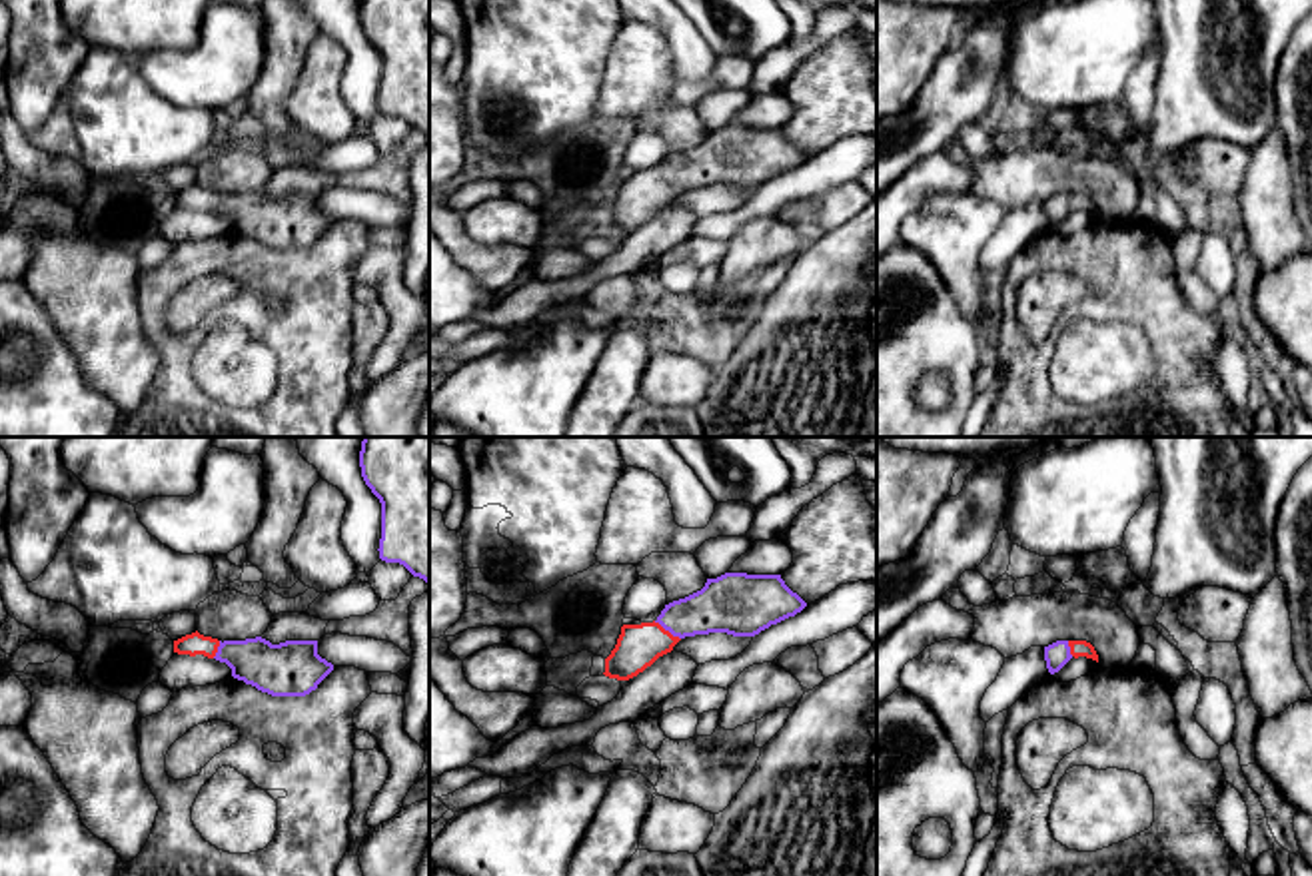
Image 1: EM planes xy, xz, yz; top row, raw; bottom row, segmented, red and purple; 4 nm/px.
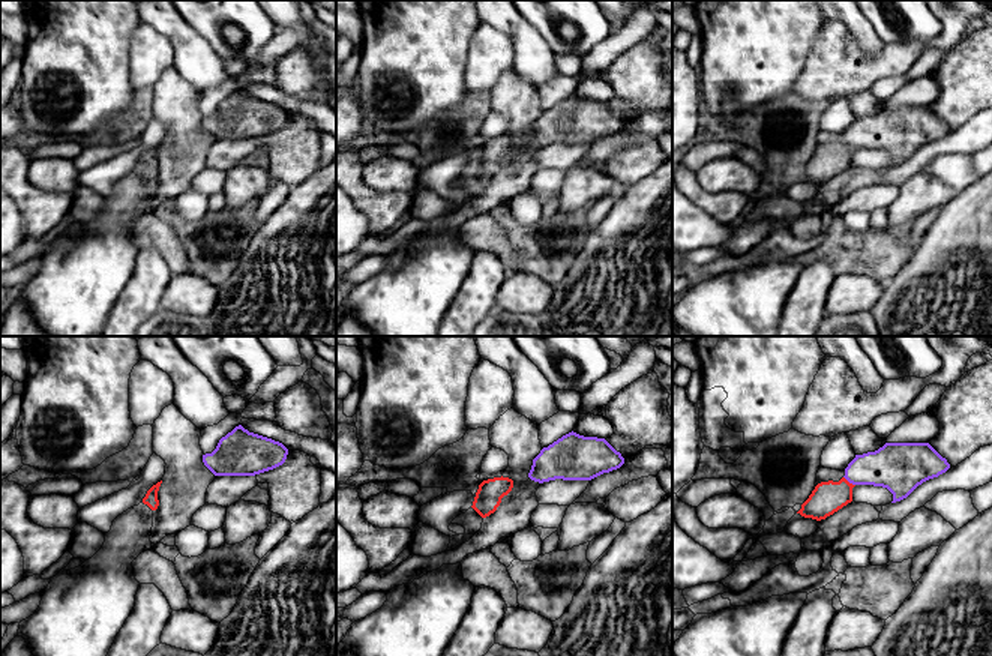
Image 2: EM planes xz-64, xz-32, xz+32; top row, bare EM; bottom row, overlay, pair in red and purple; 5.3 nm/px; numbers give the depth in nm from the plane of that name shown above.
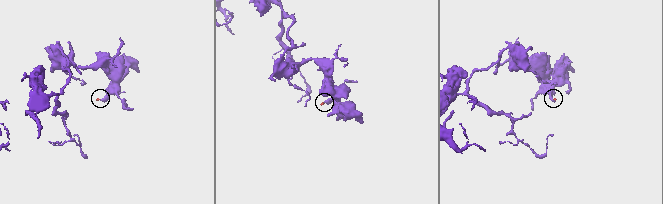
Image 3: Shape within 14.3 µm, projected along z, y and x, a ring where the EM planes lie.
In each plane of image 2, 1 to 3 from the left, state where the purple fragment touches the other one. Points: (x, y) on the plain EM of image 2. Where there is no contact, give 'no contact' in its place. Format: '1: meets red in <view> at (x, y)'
1: no contact
2: no contact
3: meets red in xz+32 at (848, 146)

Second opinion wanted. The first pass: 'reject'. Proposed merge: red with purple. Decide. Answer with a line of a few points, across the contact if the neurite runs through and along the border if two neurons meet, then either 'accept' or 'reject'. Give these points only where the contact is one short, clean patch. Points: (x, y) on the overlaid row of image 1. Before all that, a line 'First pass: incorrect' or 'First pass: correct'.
First pass: incorrect
xz (638, 647), (667, 631), (683, 617), (723, 605) | accept

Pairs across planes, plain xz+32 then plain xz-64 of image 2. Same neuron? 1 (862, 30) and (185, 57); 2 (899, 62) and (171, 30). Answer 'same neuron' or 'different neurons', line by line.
1: same neuron
2: different neurons

